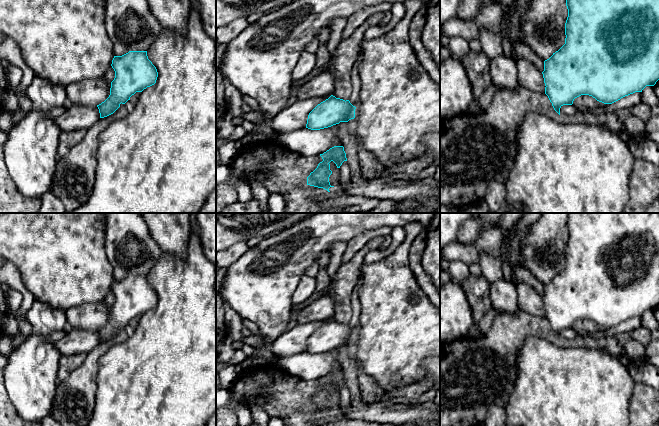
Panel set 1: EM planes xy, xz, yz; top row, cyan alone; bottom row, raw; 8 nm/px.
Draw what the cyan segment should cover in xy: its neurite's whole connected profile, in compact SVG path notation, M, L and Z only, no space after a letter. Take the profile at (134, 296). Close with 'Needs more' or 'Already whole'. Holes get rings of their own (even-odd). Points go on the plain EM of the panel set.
M129 275L122 280L114 280L111 290L115 302L111 306L109 321L97 329L100 342L113 338L121 327L125 328L136 316L154 309L158 301L147 275Z. Already whole

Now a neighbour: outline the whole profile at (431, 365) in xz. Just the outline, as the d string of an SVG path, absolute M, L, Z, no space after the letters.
M428 357L423 361L425 375L422 380L431 379L433 381L431 390L440 389L440 357Z

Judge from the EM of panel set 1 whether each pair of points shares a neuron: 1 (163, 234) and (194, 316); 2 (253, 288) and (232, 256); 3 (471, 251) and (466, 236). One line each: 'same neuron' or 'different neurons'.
1: different neurons
2: different neurons
3: different neurons

